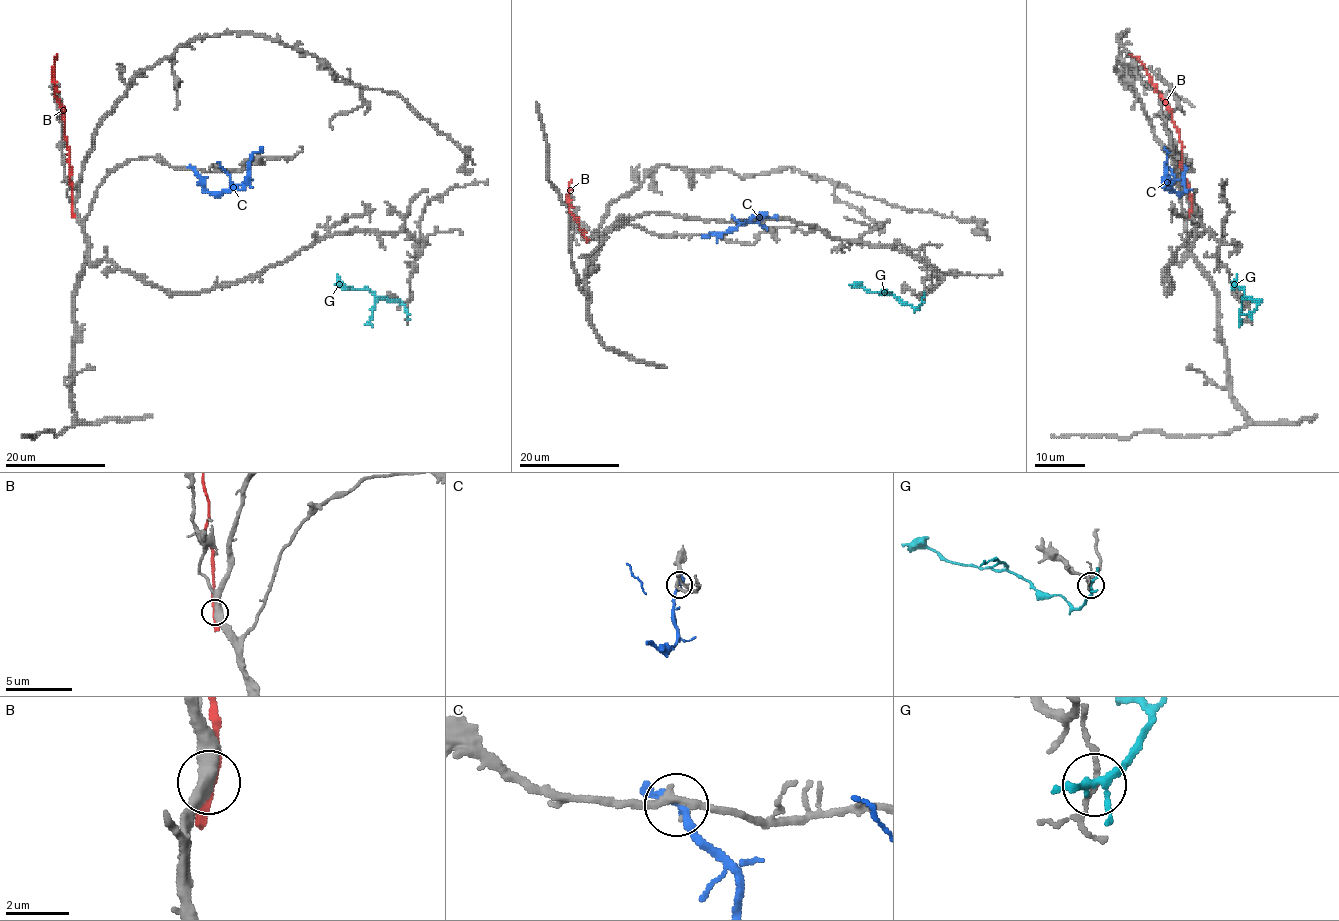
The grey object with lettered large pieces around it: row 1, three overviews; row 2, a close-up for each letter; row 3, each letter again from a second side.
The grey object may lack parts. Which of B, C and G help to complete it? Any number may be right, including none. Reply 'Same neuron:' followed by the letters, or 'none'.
Same neuron: none

